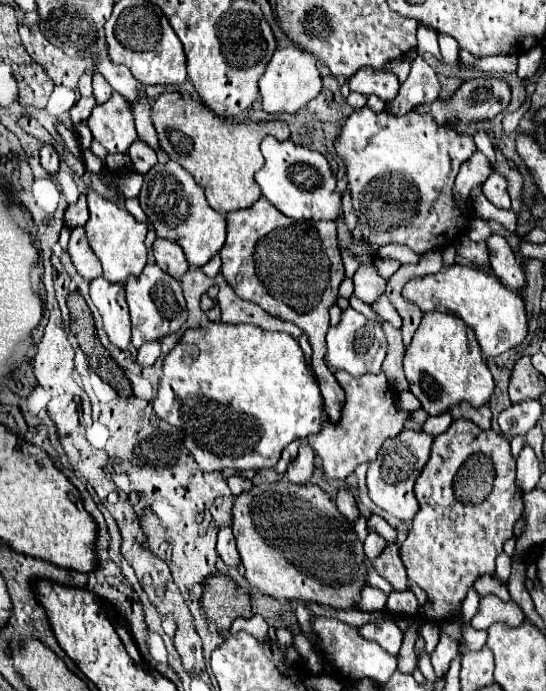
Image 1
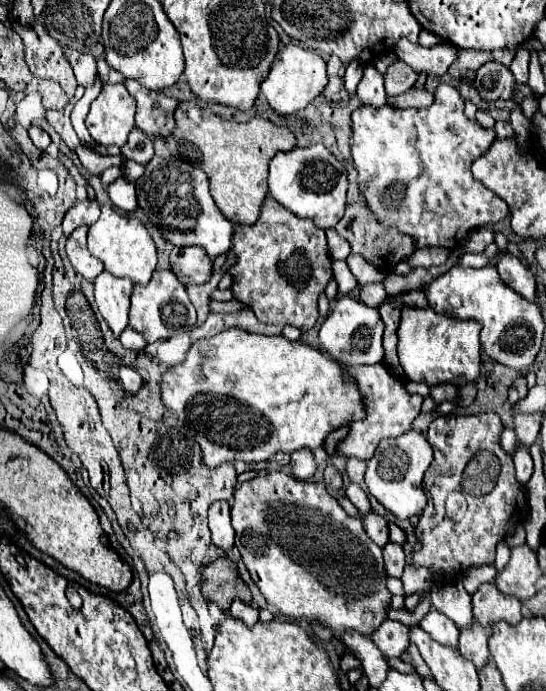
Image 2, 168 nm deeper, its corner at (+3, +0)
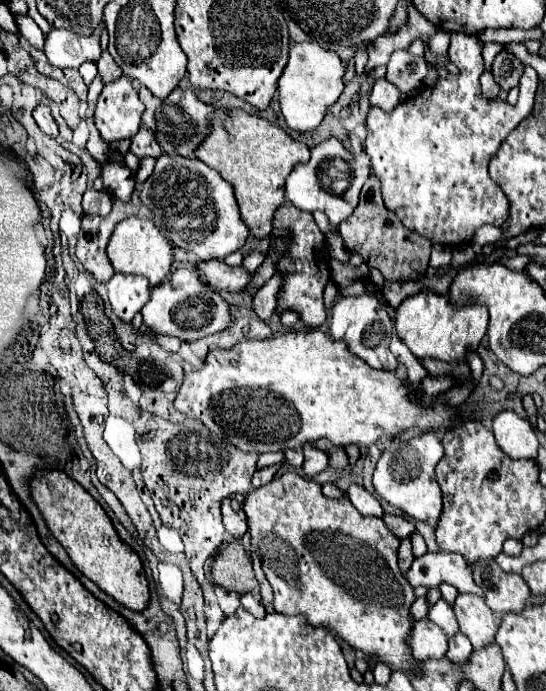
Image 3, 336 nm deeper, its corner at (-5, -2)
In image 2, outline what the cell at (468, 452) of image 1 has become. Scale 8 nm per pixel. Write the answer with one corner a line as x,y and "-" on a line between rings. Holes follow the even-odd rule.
482,412
482,414
470,414
470,416
440,416
440,418
436,418
436,420
430,424
430,428
428,428
428,442
430,442
432,448
434,448
434,460
432,460
432,464
430,464
430,468
428,468
428,472
426,472
426,480
424,480
424,482
426,482
426,492
428,492
428,506
426,506
426,510
422,512
422,518
420,518
418,526
416,526
418,546
414,548
414,558
412,558
412,560
414,560
416,566
426,566
426,568
430,568
430,570
434,572
434,578
440,578
440,576
456,576
458,572
462,572
462,570
466,570
466,568
470,568
470,566
474,566
474,564
494,562
494,556
496,556
496,554
494,554
494,552
496,552
496,544
506,536
506,530
510,528
512,520
520,517
525,518
526,512
528,517
524,486
516,480
512,456
508,456
508,454
502,450
500,442
498,442
500,432
502,432
502,422
500,422
500,418
498,418
496,414
492,414
492,412
488,412
488,414
484,414
484,412
-
458,488
460,488
460,494
462,494
464,500
466,500
466,512
464,512
462,518
454,520
454,518
450,518
450,516
446,514
446,500
448,500
450,492
458,492

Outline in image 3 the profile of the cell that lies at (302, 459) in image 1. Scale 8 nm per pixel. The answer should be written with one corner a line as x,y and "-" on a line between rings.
306,444
304,446
304,472
306,472
306,476
308,478
312,478
312,476
316,476
318,472
322,472
322,470
326,470
326,466
328,466
328,456
322,452
322,450
318,450
316,446
312,446
312,444

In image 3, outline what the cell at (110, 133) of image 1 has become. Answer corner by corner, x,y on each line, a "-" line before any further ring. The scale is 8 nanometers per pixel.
126,76
106,84
96,104
96,128
104,142
132,138
140,128
144,104

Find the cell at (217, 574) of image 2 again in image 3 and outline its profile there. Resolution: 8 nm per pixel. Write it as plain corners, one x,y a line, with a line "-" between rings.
240,540
222,546
212,562
212,580
216,586
226,590
238,590
240,594
258,594
258,580
252,572
250,554
244,550

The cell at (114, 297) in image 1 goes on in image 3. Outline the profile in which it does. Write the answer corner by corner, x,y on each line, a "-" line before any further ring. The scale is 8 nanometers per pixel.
114,274
106,288
110,306
122,322
132,322
132,318
150,300
150,286
144,276

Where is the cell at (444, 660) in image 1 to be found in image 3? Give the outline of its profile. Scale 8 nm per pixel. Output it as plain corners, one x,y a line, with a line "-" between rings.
442,598
428,610
428,618
440,626
448,638
456,636
458,634
458,622
456,622
456,616
452,612
452,606
448,606

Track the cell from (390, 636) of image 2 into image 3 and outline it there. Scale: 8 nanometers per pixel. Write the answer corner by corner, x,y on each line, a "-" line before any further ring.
428,618
418,620
408,636
410,652
416,660
426,660
426,658
442,658
448,648
448,638
444,632
434,626

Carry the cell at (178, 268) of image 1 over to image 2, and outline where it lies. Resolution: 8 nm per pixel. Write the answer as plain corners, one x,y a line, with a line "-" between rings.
182,246
170,252
172,272
184,286
204,284
212,276
212,260
200,246

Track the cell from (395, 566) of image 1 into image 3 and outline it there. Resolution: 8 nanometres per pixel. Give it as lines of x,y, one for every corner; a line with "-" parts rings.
404,538
400,542
400,548
398,548
398,566
400,566
400,572
406,574
412,566
412,560
414,560
414,554
412,554
412,544
408,538

